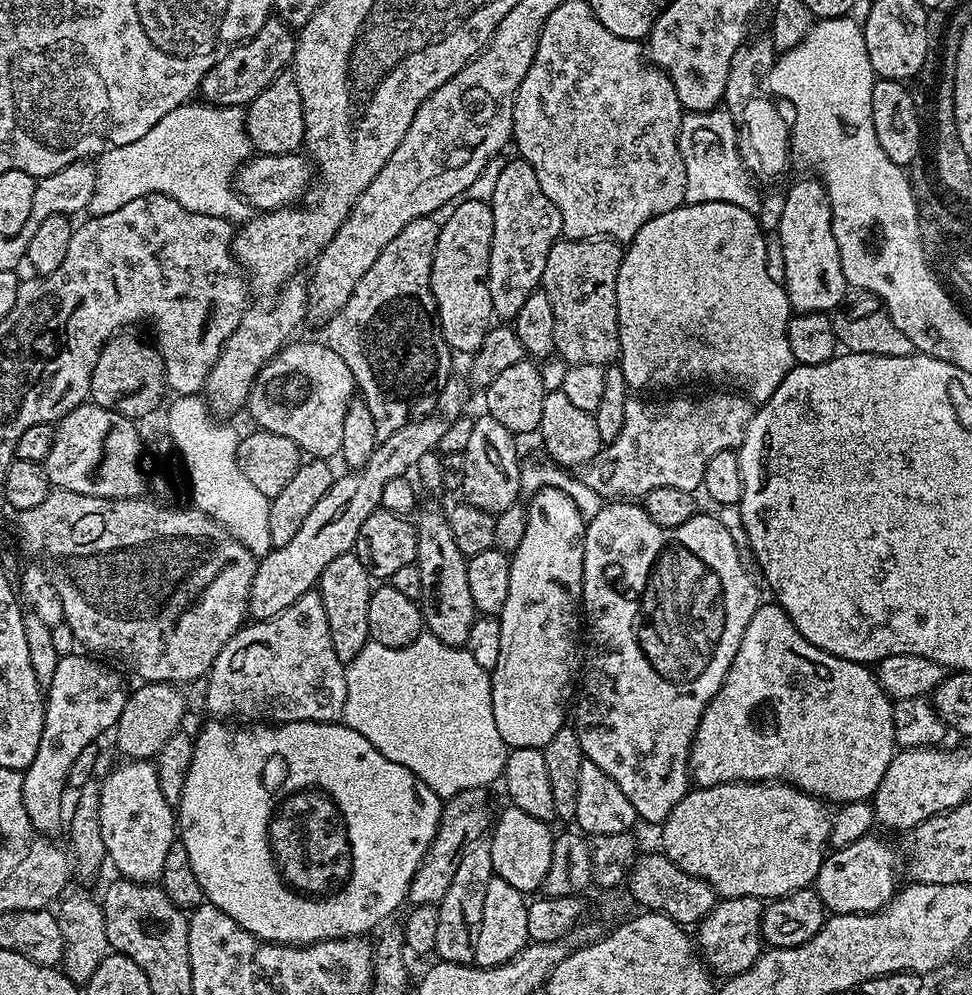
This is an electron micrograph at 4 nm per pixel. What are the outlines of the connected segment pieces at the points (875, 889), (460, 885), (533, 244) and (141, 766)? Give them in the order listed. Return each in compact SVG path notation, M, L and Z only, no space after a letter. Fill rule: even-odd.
M876 834L863 836L858 838L858 842L825 855L814 887L829 913L876 912L891 902L898 891L896 856L891 846L879 840Z
M476 839L462 851L462 859L458 862L457 873L454 874L446 895L437 904L437 941L435 955L439 961L471 965L476 959L475 929L479 927L483 913L483 899L486 898L487 883L495 875L493 858L490 853L489 839Z
M512 158L503 167L495 185L491 201L494 214L494 238L490 246L488 285L493 313L501 321L515 321L526 298L536 292L544 279L546 258L557 240L561 239L564 227L558 214L558 206L546 198L538 174L525 160Z
M151 759L147 760L128 760L120 762L116 769L109 774L108 778L100 784L100 821L102 822L102 842L104 843L104 851L110 864L117 868L119 875L126 880L137 880L139 884L151 884L159 881L160 871L166 862L166 854L170 854L170 846L177 843L178 840L178 816L174 811L173 805L166 802L166 798L162 798L162 786L158 786L158 774L156 773L156 765Z

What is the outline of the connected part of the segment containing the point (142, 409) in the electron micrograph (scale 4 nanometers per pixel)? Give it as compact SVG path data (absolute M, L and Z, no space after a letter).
M121 330L105 342L90 374L88 394L91 403L136 422L139 416L148 416L159 406L164 392L164 365L160 362L159 352L149 341L147 344L142 337L135 336L132 330Z

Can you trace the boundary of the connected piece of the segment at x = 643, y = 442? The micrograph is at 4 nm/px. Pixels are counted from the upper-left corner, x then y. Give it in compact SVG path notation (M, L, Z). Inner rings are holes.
M712 390L709 396L676 396L673 400L636 400L626 402L626 422L622 434L610 445L601 447L600 453L579 469L578 477L605 501L617 498L642 498L658 486L674 486L674 490L695 493L703 485L706 462L722 450L739 449L752 421L753 401L732 390Z

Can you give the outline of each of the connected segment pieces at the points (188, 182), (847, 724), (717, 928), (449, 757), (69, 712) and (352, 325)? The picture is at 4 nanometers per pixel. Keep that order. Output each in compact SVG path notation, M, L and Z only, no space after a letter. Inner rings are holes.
M189 102L170 110L158 126L152 127L147 134L142 134L138 142L130 142L126 146L110 148L100 153L95 161L96 189L90 198L87 211L94 216L114 214L126 206L126 202L134 202L134 198L142 198L146 194L166 194L191 212L210 214L210 218L231 220L239 226L251 220L254 209L234 187L234 177L240 165L253 155L254 149L246 134L244 125L244 108L219 108L216 104Z
M761 603L742 634L738 654L734 654L734 662L726 674L724 684L718 690L718 694L714 694L714 698L706 706L703 718L700 719L700 725L692 740L692 749L688 755L691 779L699 787L709 788L719 784L739 784L741 782L776 782L783 778L787 783L799 788L801 792L811 792L812 795L820 797L825 802L837 800L837 805L843 806L849 802L867 801L878 790L878 782L882 782L882 774L886 774L886 766L890 766L892 757L898 751L894 738L892 705L893 701L884 693L882 686L876 681L875 671L869 665L831 656L826 650L802 638L794 622L790 622L790 618L780 609L779 604Z
M756 896L724 898L700 921L694 932L694 943L697 949L702 950L704 963L717 977L727 978L742 974L750 970L750 966L754 966L754 962L760 957L760 915L764 912L764 906L765 901Z
M422 634L410 646L391 648L369 639L366 646L346 664L346 706L343 723L358 730L390 762L406 766L434 794L441 798L457 796L471 788L487 789L501 779L510 751L504 745L498 709L492 704L492 678L489 669L474 662L467 647L453 646L431 634Z
M78 652L62 656L47 685L42 739L34 761L22 774L23 806L33 831L39 835L54 836L52 834L63 829L64 792L68 790L70 768L82 750L91 747L98 736L115 727L125 708L128 688L121 676L105 664L97 657Z
M423 216L414 218L410 226L402 226L402 234L378 254L378 262L362 274L342 310L327 321L328 348L350 366L359 395L384 424L392 424L392 420L407 424L408 407L424 384L444 384L453 371L454 353L436 318L430 282L432 255L440 233L440 224L434 221L432 216ZM384 412L392 412L392 420Z

